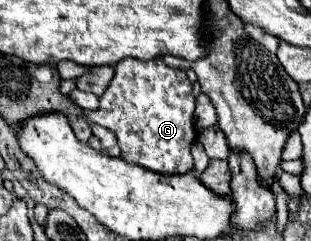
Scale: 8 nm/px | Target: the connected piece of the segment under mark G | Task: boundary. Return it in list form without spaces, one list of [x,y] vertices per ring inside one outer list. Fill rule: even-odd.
[[[161,58],[155,60],[123,60],[115,68],[115,78],[111,80],[105,94],[99,98],[101,106],[97,112],[89,112],[89,122],[101,124],[107,130],[111,130],[117,136],[117,146],[121,148],[121,158],[125,162],[143,166],[147,170],[159,172],[159,174],[185,174],[193,170],[193,158],[191,158],[191,142],[195,138],[195,96],[193,96],[193,84],[187,78],[185,70],[169,68]]]

